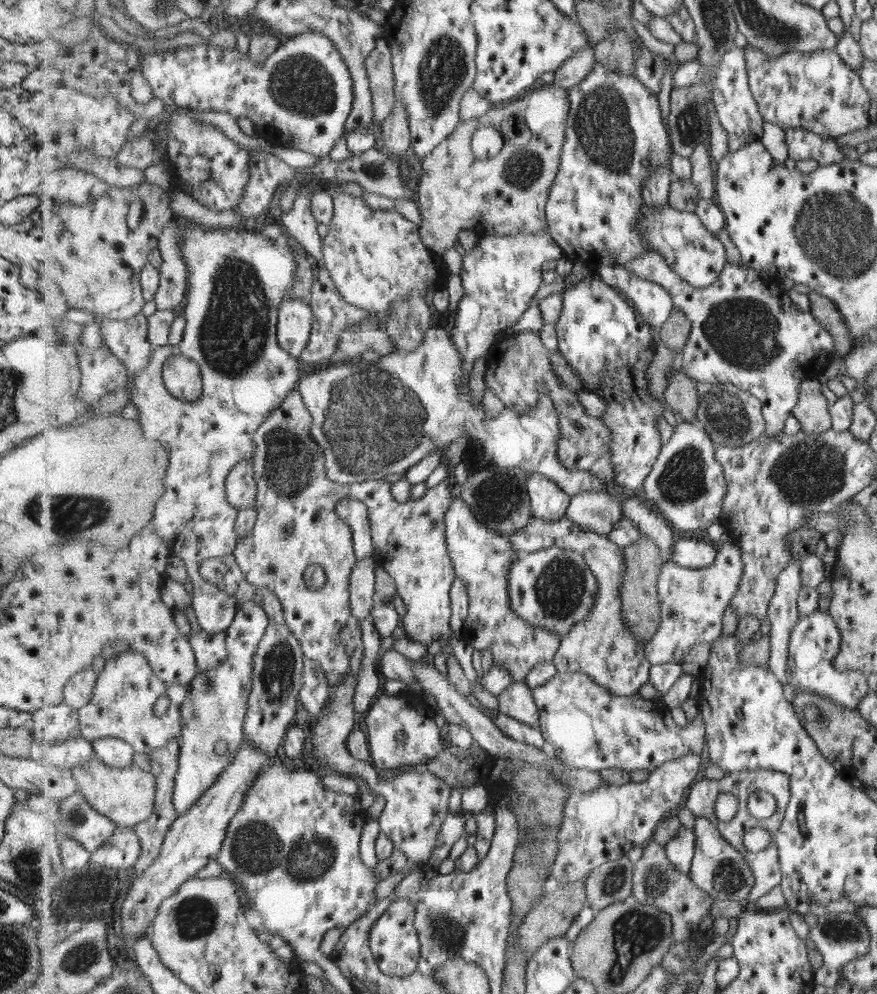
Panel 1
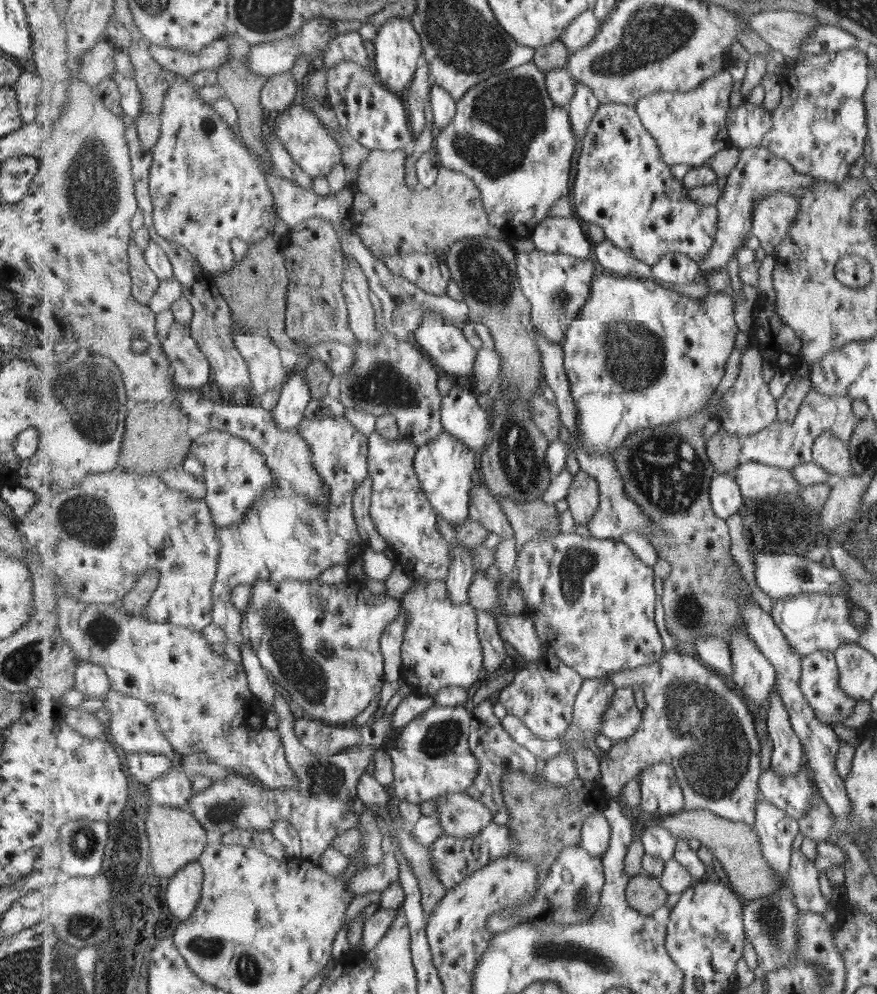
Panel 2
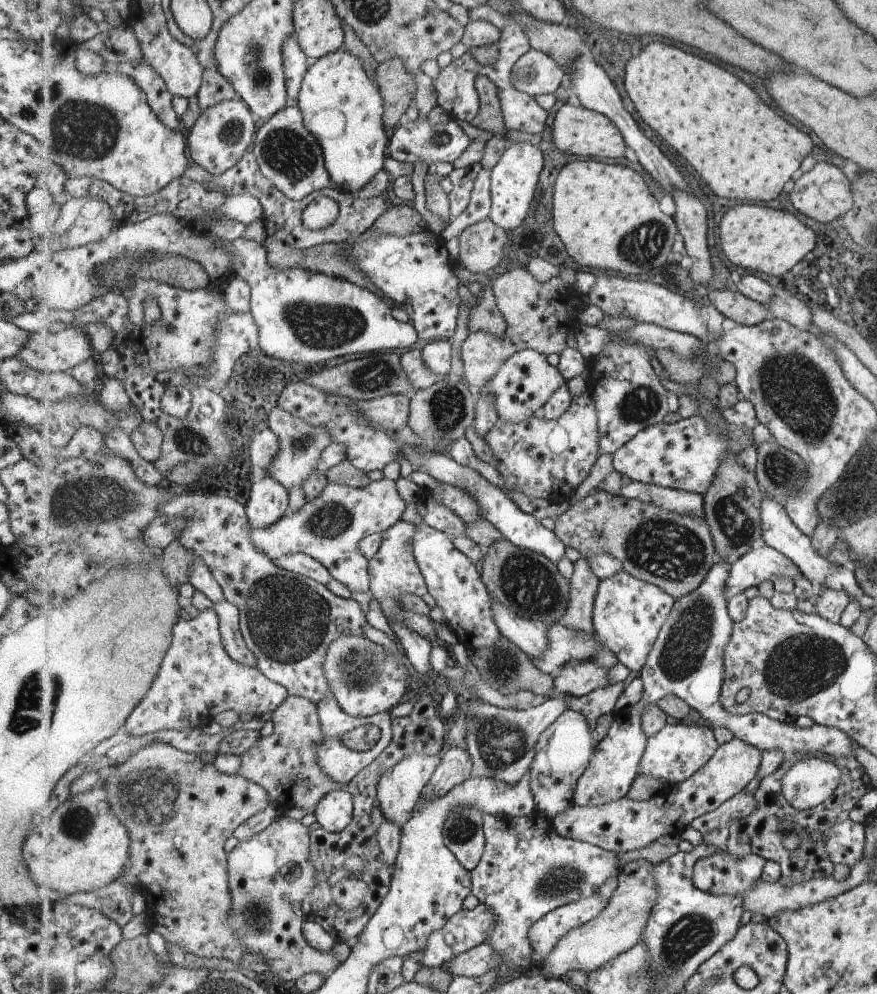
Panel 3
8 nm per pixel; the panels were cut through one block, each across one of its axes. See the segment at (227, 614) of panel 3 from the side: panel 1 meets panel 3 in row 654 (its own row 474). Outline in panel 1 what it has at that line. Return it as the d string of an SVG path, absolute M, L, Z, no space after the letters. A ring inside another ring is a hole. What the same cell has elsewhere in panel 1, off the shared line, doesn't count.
M243 461L229 473L225 486L228 488L228 502L237 510L252 508L257 502L257 482L251 461Z

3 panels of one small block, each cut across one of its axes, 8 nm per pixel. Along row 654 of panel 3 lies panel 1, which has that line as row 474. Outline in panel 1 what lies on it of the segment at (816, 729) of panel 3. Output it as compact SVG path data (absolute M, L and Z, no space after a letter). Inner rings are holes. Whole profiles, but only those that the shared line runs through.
M678 421L673 438L664 444L652 474L645 479L646 502L660 512L676 531L699 530L699 528L709 528L711 524L721 522L724 503L728 497L728 482L724 467L716 454L717 445L713 443L711 436L702 425Z

